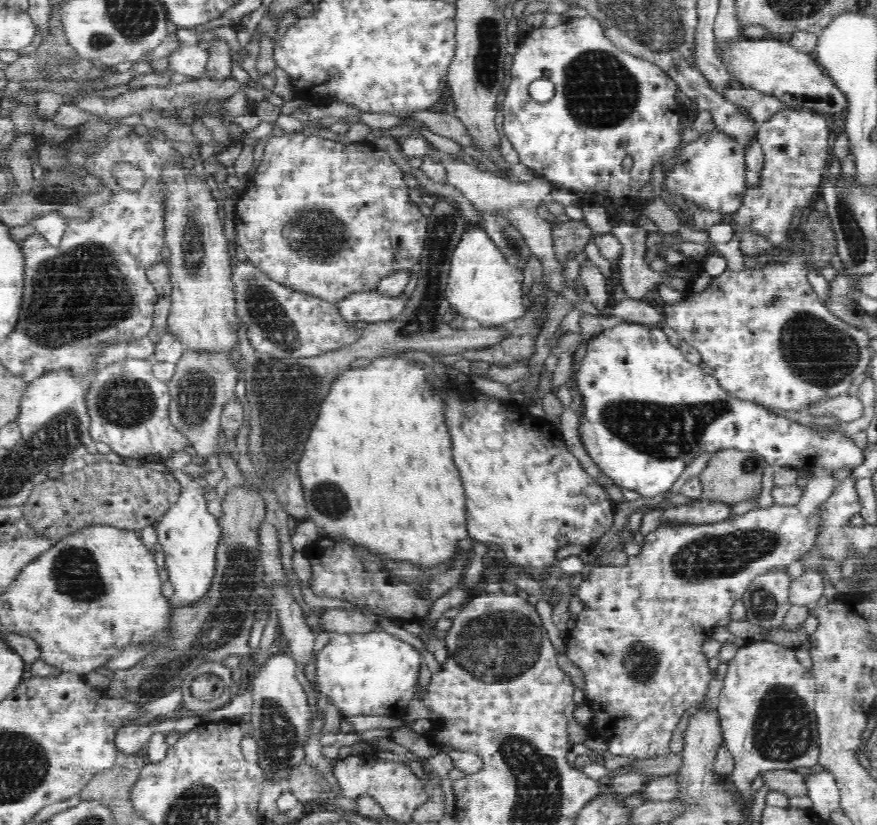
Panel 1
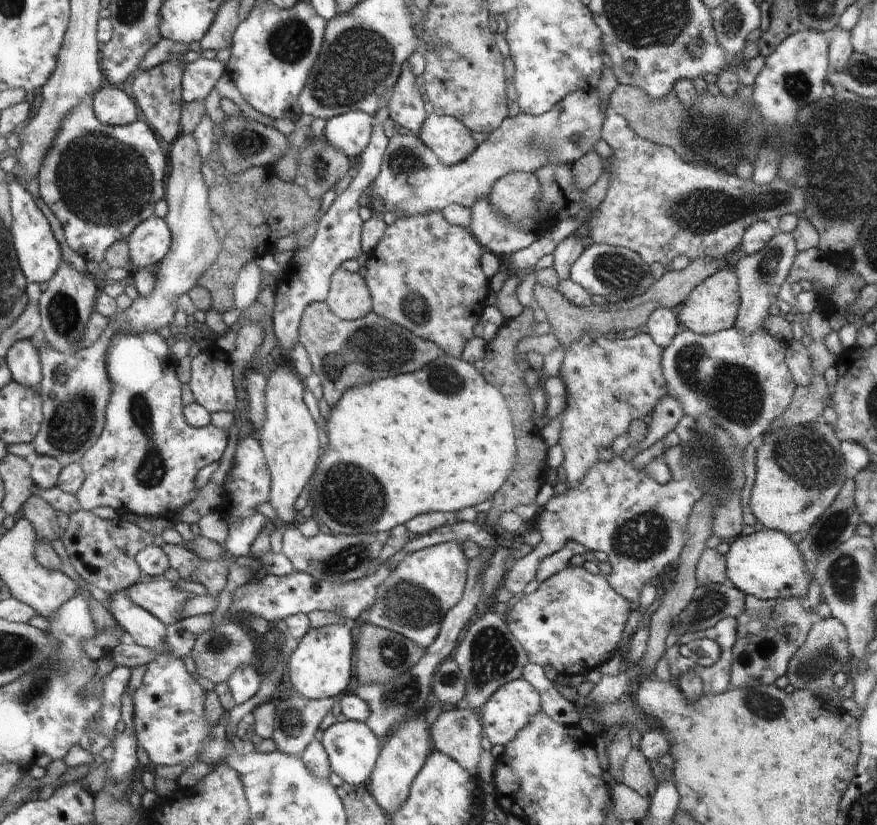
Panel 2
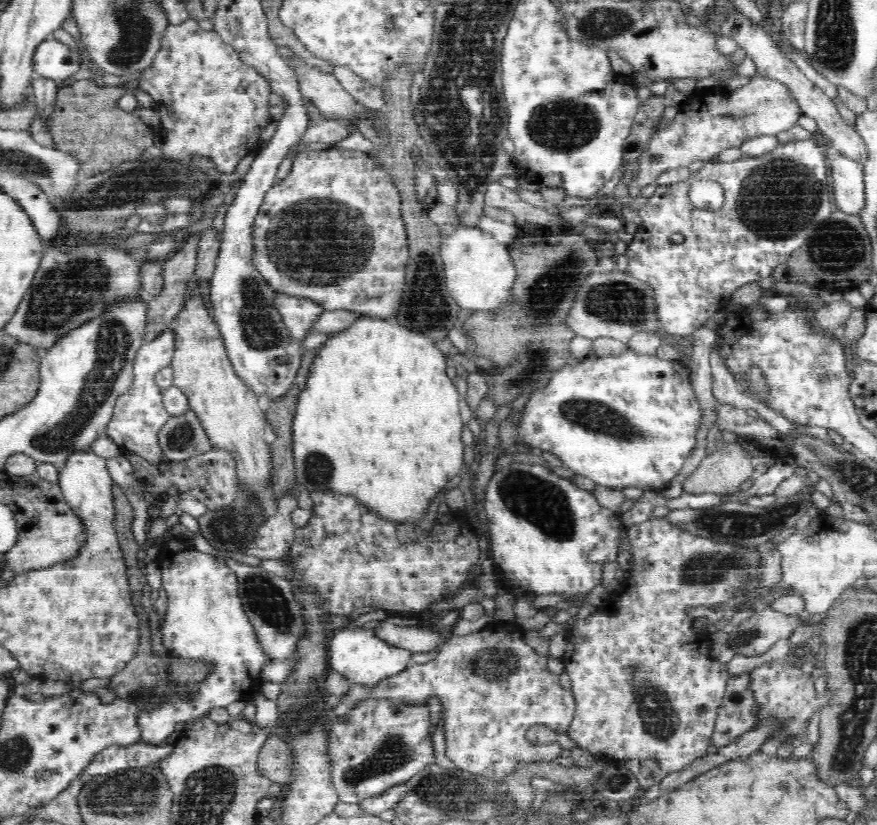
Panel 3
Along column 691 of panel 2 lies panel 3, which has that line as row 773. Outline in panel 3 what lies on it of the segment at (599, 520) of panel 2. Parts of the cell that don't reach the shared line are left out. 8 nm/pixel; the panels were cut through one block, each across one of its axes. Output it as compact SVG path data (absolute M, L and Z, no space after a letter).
M502 620L502 621L495 621L495 622L493 621L492 623L488 623L483 628L478 628L478 632L462 632L462 636L458 635L458 632L453 632L451 629L445 630L444 632L442 632L441 639L438 641L438 646L434 648L434 656L430 656L430 660L422 660L422 664L413 664L413 663L409 664L409 668L405 668L405 671L400 672L398 675L395 675L391 679L387 679L378 687L368 688L368 687L362 687L362 686L351 686L348 690L348 694L346 694L346 696L344 696L344 698L342 698L342 700L340 700L340 702L333 709L333 712L334 712L333 716L334 717L339 716L340 718L342 718L342 716L346 716L346 714L348 714L348 710L352 710L352 708L354 708L354 706L356 706L358 702L362 700L366 700L366 698L374 698L376 701L390 702L393 706L416 706L416 707L426 707L426 708L430 708L430 700L434 700L434 704L438 704L438 724L434 725L434 728L432 728L432 732L435 730L436 726L438 726L438 728L442 728L442 744L446 745L446 748L445 748L446 756L448 756L448 758L450 758L450 760L452 760L452 762L454 762L457 768L460 770L471 772L472 774L475 774L475 775L485 776L487 779L494 780L494 782L500 782L500 780L502 780L504 776L516 774L516 772L520 770L521 766L528 766L529 763L552 764L554 763L554 760L562 760L562 746L560 746L560 744L557 741L548 743L548 744L541 744L541 743L532 744L530 743L530 741L528 741L528 739L526 739L526 732L530 732L530 728L538 728L538 724L544 724L546 728L551 728L556 733L564 733L564 732L567 732L567 728L570 726L570 723L573 722L573 718L575 714L575 700L572 695L572 692L566 690L565 688L562 688L562 685L559 683L559 676L556 676L556 674L552 674L552 672L550 672L550 670L546 666L546 662L548 662L547 656L536 653L536 651L534 651L534 649L532 649L532 647L530 647L528 643L524 642L524 631L522 630L522 628L518 627L518 624L514 621L512 622L510 622L510 620Z

